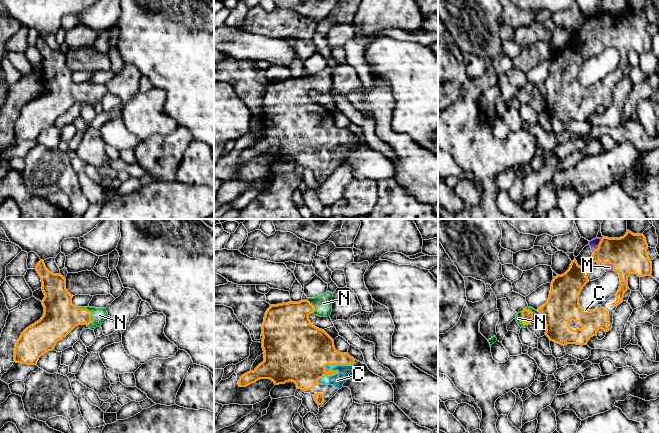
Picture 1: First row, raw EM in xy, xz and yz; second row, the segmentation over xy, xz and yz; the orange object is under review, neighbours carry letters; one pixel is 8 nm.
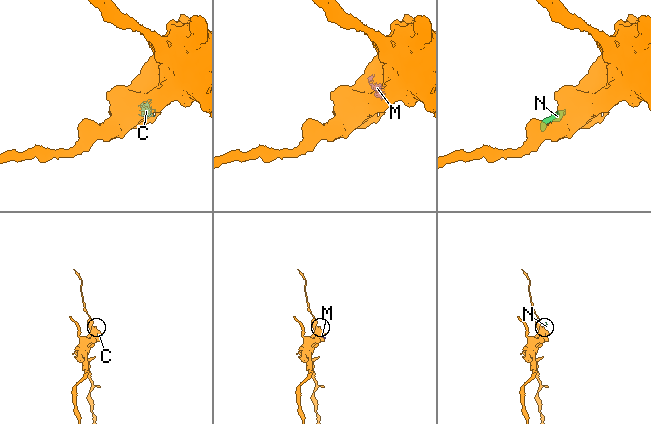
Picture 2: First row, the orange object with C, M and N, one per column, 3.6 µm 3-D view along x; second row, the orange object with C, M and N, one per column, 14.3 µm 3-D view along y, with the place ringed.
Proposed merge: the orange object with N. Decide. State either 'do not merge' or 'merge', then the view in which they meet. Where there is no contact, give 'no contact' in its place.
merge; contact in xy

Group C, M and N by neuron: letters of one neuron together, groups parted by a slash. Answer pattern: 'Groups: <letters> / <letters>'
Groups: C M N

